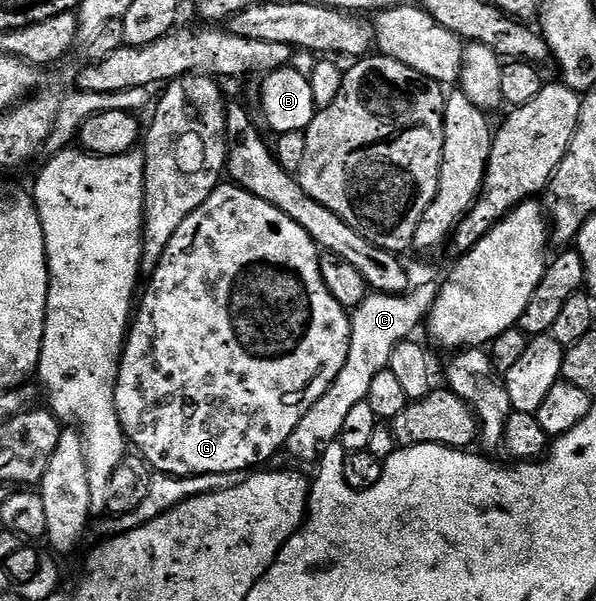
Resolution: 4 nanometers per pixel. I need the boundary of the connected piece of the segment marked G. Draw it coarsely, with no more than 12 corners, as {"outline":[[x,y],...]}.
{"outline":[[220,184],[115,407],[174,478],[270,463],[349,356],[319,247]]}

